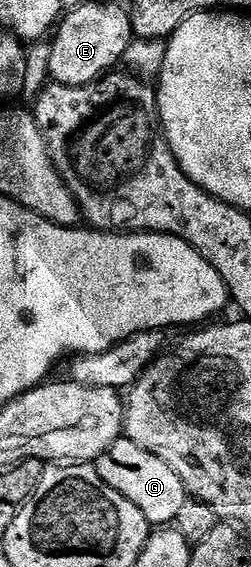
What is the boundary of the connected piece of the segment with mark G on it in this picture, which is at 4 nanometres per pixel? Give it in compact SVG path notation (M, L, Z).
M121 436L110 448L96 458L98 475L102 475L102 483L114 487L118 495L130 499L142 515L146 515L149 526L168 527L175 522L182 503L189 501L188 490L184 488L182 479L178 479L175 471L158 455L146 451L146 447L138 447L129 437Z

